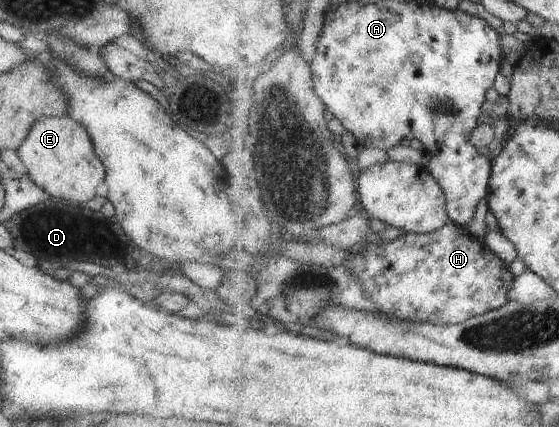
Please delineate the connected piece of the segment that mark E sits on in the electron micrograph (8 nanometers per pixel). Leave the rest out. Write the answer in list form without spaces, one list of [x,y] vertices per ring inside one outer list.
[[[68,115],[38,117],[16,152],[29,179],[47,195],[63,201],[83,203],[95,195],[95,187],[104,181],[104,167],[94,154],[88,133]]]

